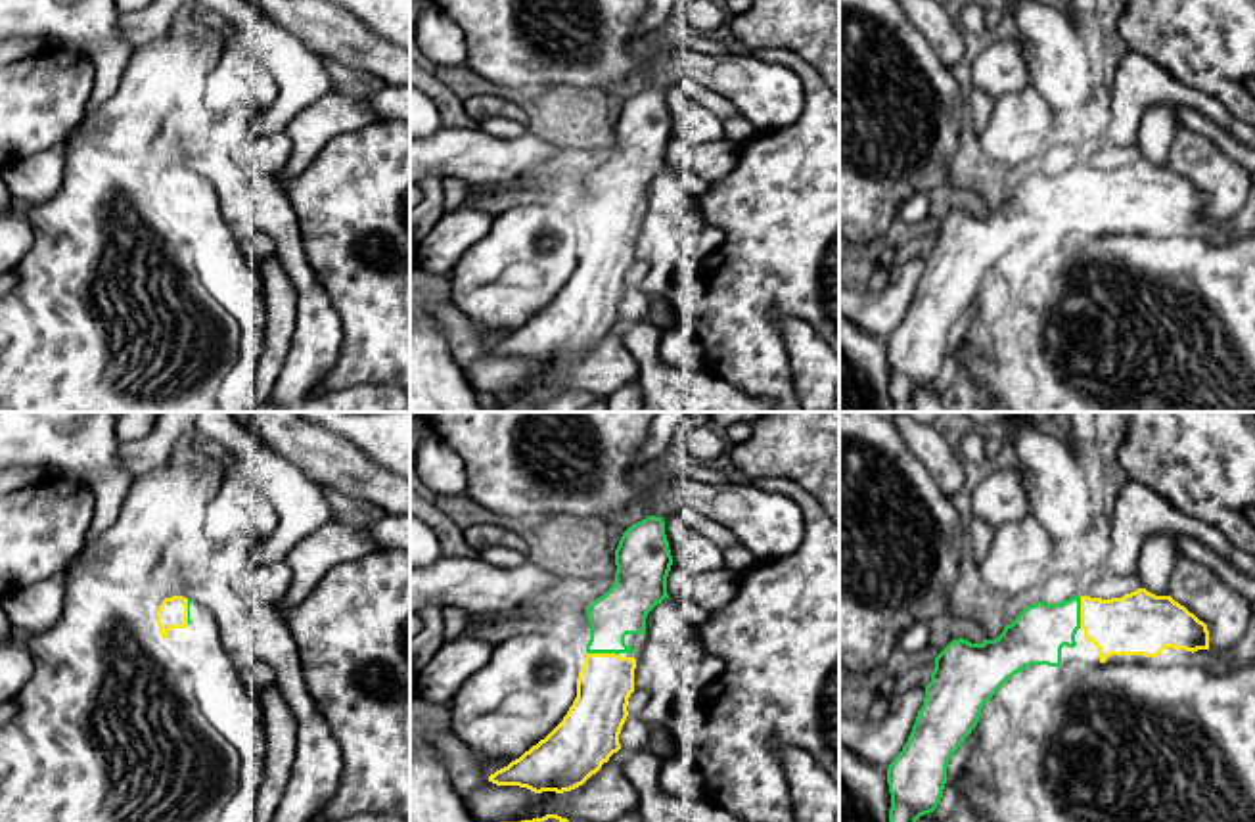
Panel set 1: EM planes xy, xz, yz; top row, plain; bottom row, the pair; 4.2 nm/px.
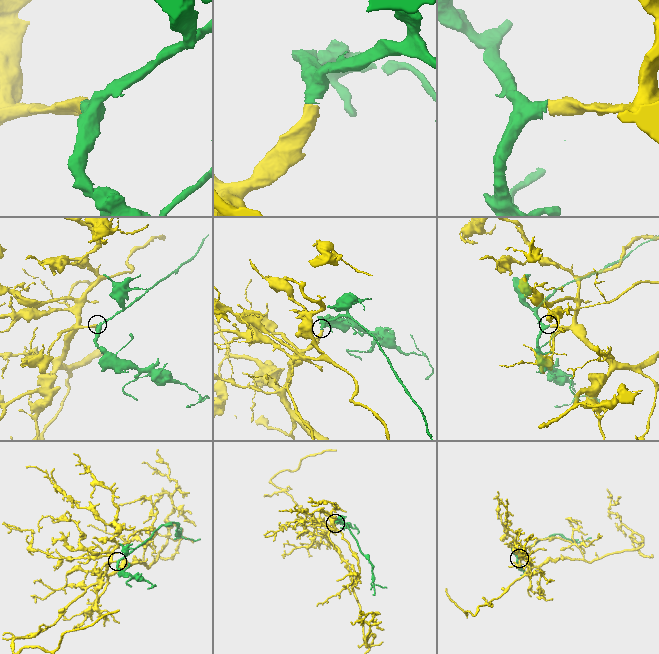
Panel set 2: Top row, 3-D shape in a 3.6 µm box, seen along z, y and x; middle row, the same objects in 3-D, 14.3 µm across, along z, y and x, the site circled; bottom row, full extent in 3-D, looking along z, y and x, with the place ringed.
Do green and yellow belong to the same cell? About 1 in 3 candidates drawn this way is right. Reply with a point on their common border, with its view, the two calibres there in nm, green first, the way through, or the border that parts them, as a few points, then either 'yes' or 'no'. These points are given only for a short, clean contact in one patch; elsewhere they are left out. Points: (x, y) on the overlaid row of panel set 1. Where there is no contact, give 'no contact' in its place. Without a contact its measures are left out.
xz (602, 652) | 200/240 nm | yes

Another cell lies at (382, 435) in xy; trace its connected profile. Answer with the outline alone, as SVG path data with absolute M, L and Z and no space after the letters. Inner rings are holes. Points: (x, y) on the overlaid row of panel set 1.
M295 412L310 423L351 441L374 462L410 477L410 412Z

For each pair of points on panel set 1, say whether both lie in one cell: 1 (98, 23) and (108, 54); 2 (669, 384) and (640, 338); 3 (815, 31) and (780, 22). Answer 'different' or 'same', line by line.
1: same
2: same
3: same

